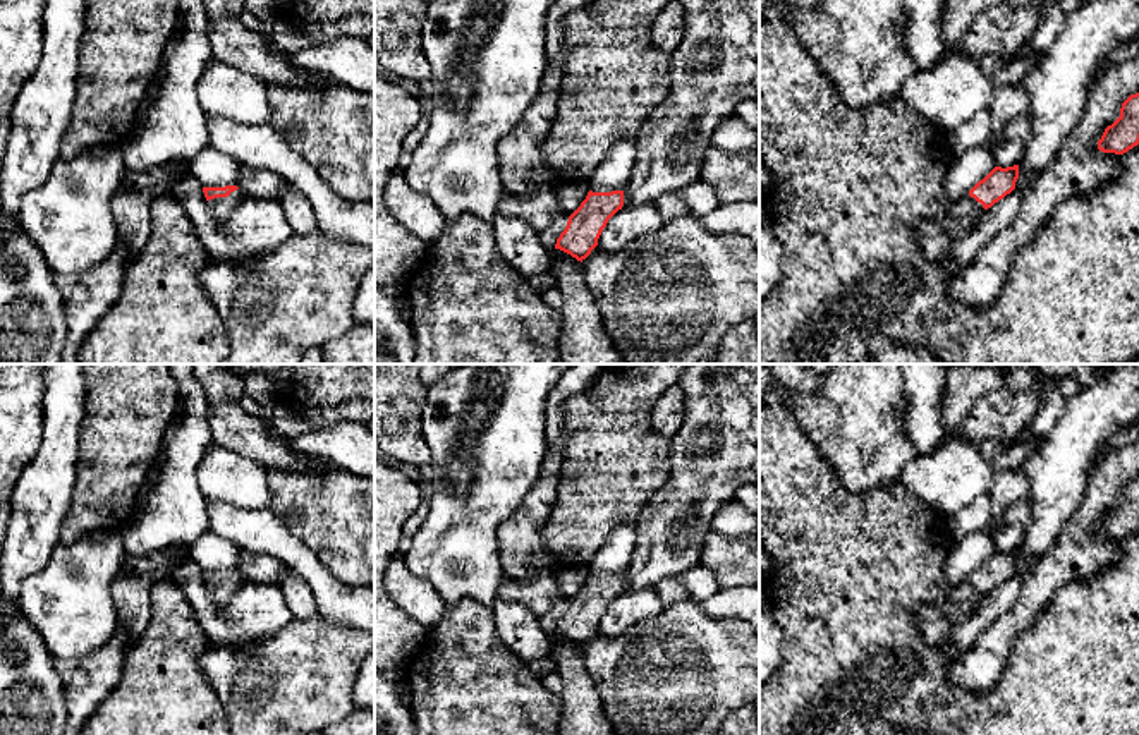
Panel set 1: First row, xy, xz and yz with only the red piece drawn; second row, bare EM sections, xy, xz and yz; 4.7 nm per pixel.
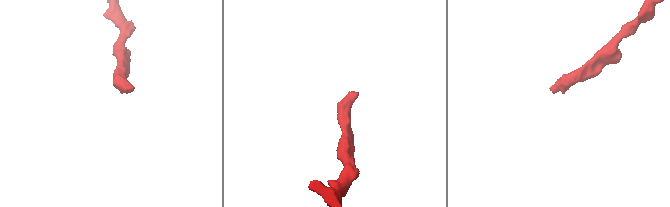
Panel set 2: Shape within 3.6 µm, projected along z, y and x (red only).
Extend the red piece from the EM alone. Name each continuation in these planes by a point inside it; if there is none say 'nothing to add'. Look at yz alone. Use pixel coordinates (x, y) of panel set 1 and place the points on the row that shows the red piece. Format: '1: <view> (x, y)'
1: yz (935, 236)

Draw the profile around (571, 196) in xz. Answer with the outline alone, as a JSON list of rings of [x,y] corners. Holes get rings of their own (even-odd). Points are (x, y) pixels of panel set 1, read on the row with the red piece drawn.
[[[565,182],[557,189],[562,213],[569,218],[586,199],[589,187],[586,182]]]

